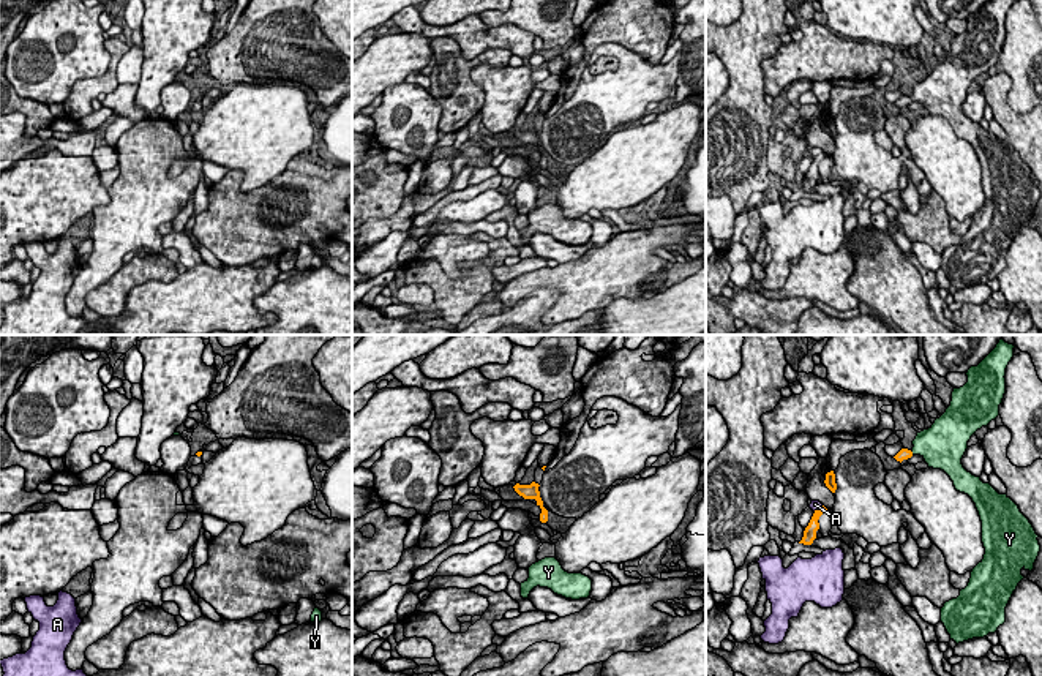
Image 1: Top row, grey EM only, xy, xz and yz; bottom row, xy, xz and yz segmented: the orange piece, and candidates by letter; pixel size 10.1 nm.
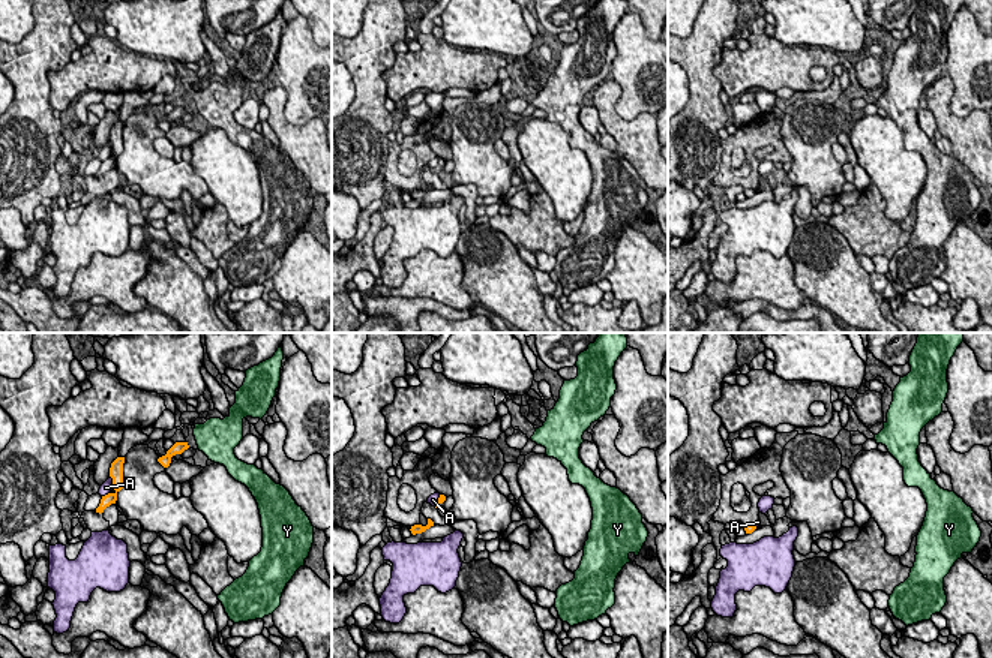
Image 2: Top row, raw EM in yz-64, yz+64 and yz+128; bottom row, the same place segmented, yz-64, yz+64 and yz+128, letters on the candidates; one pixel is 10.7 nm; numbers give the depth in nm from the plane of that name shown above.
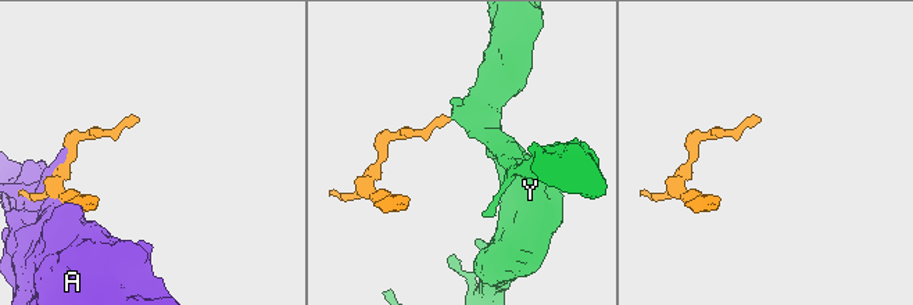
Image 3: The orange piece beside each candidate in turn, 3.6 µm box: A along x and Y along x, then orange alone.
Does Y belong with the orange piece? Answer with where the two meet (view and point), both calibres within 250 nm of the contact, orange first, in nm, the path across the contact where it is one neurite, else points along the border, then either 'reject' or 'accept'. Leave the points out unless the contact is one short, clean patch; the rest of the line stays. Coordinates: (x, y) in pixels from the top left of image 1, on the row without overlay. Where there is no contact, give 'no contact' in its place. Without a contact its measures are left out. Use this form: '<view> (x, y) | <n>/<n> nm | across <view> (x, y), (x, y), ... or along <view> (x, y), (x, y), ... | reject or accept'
yz (911, 98) | 120/340 nm | across yz (903, 100), (911, 98), (924, 90), (933, 90) | accept

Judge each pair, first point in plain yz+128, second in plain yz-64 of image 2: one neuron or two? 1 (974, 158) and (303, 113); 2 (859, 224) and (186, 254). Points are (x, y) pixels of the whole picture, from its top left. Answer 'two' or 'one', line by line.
1: two
2: two

